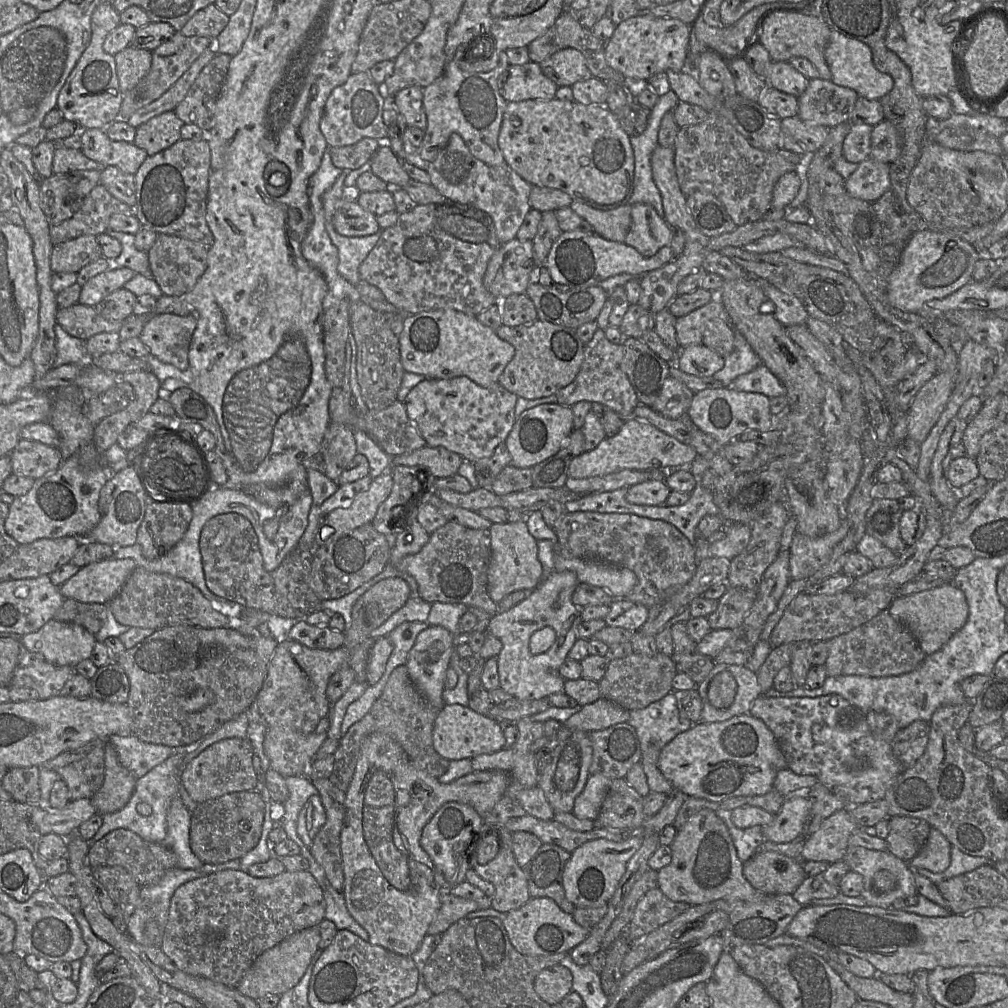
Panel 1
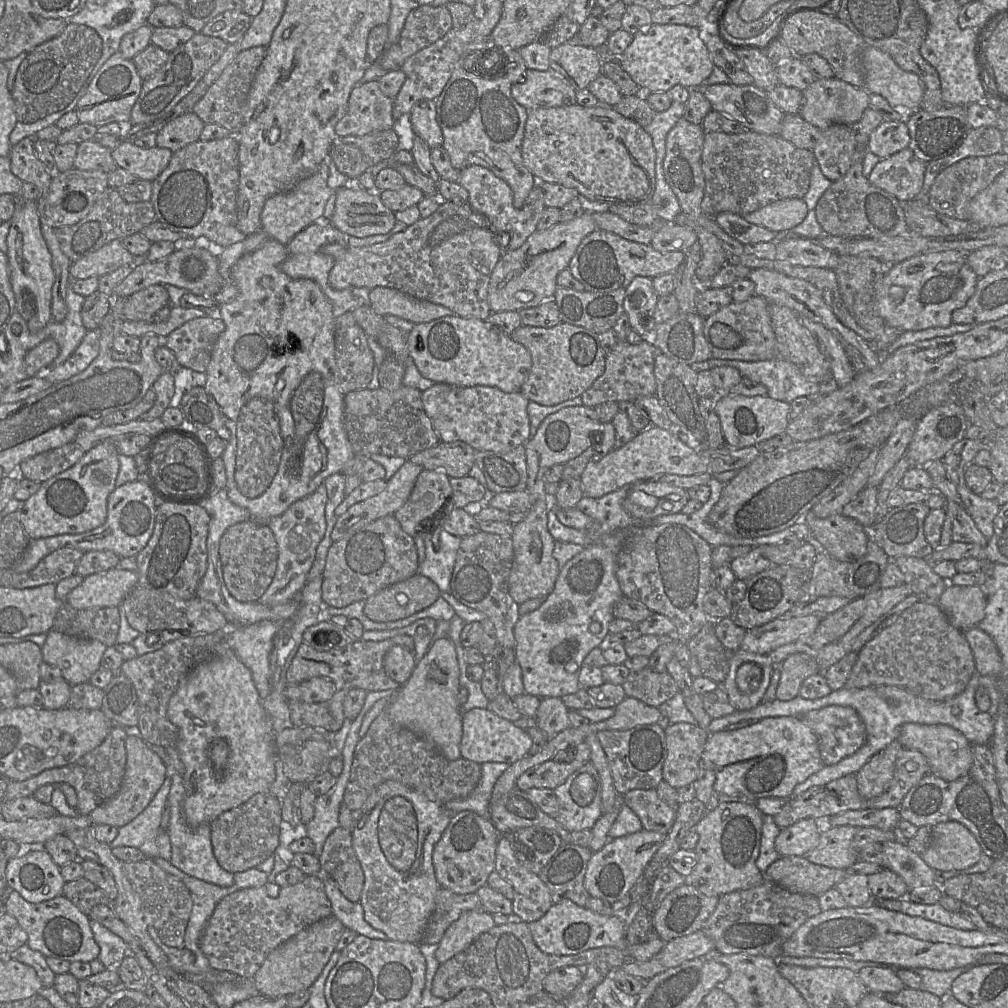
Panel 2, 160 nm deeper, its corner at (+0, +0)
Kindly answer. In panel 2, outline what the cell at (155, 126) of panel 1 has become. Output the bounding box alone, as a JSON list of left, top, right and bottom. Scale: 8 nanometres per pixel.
[156,113,205,153]

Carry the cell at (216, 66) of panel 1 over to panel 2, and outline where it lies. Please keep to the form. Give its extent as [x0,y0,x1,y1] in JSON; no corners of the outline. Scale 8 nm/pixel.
[192,46,266,134]

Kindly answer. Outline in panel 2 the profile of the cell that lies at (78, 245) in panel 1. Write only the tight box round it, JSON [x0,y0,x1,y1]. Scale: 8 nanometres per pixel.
[70,240,135,279]

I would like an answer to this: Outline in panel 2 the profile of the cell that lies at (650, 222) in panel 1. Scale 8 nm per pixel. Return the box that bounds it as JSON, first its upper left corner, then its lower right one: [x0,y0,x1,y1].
[650,222,697,253]

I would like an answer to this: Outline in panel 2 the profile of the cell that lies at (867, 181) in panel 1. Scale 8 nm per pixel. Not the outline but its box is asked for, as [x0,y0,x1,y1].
[868,148,927,201]

